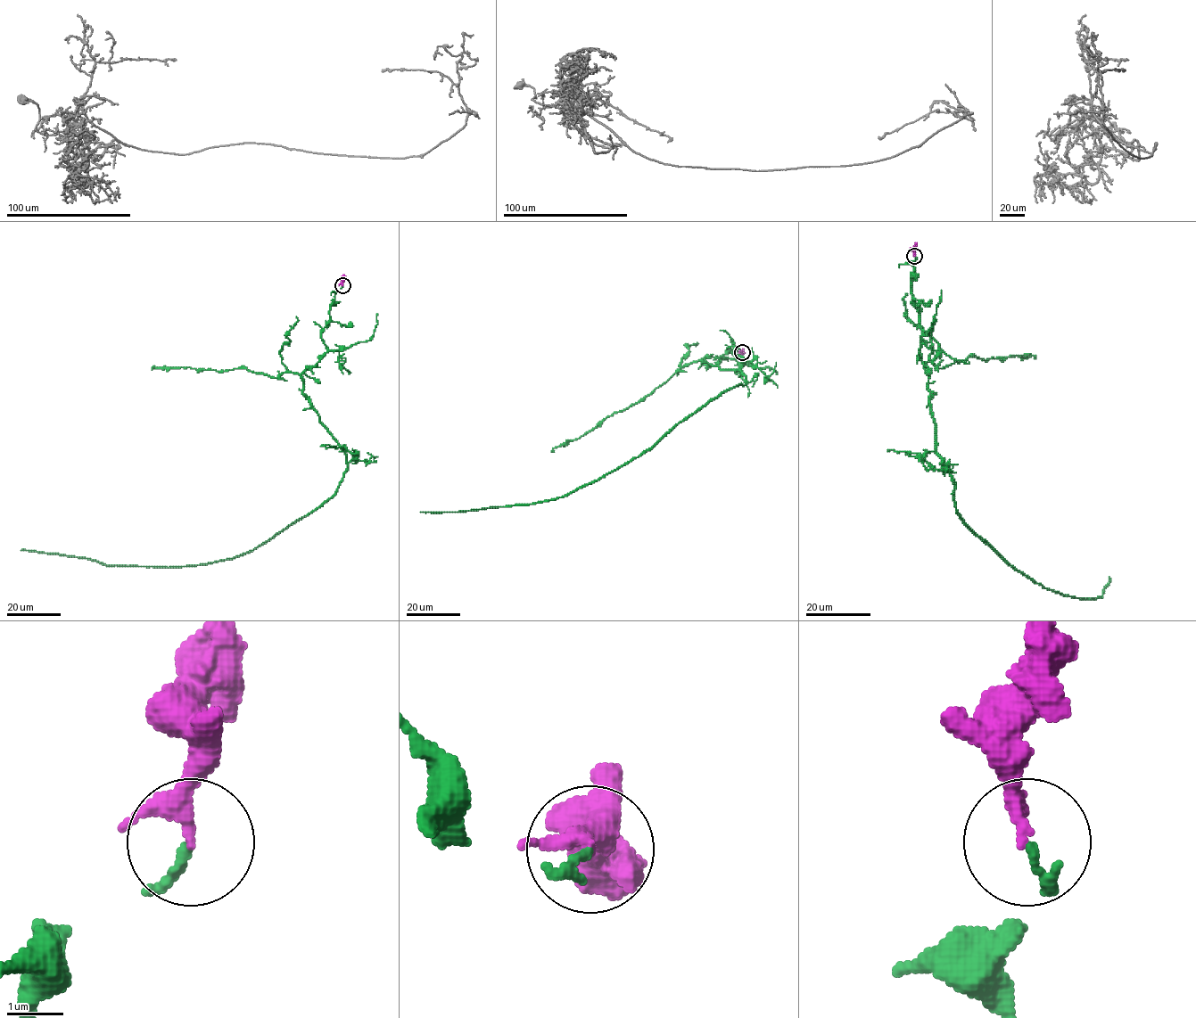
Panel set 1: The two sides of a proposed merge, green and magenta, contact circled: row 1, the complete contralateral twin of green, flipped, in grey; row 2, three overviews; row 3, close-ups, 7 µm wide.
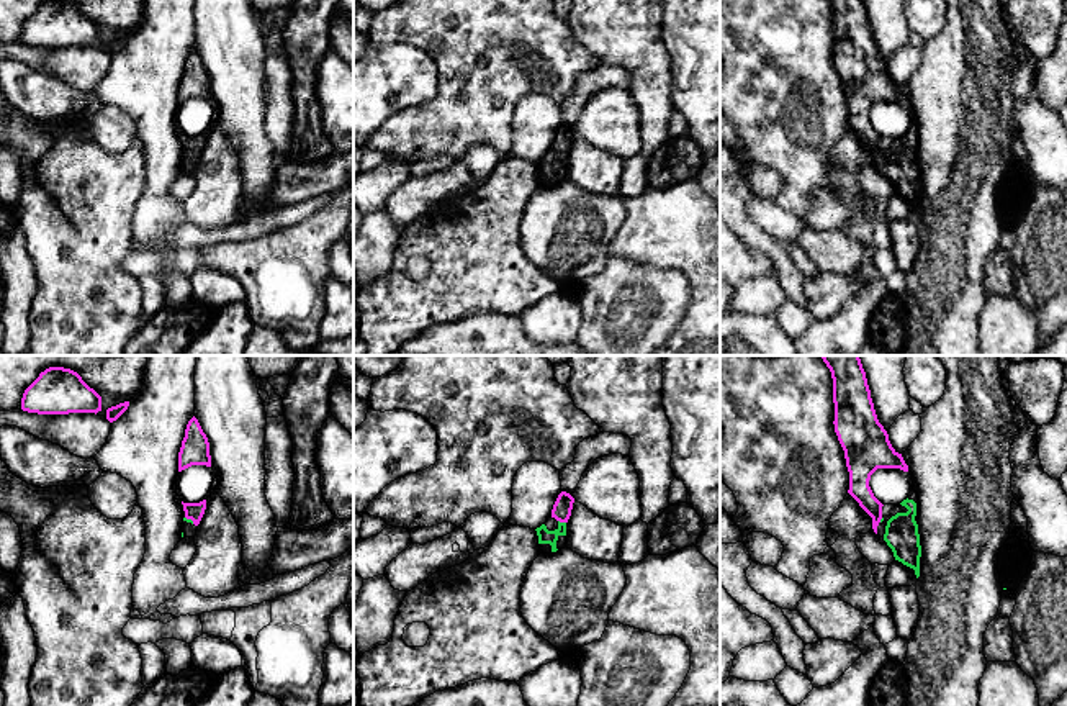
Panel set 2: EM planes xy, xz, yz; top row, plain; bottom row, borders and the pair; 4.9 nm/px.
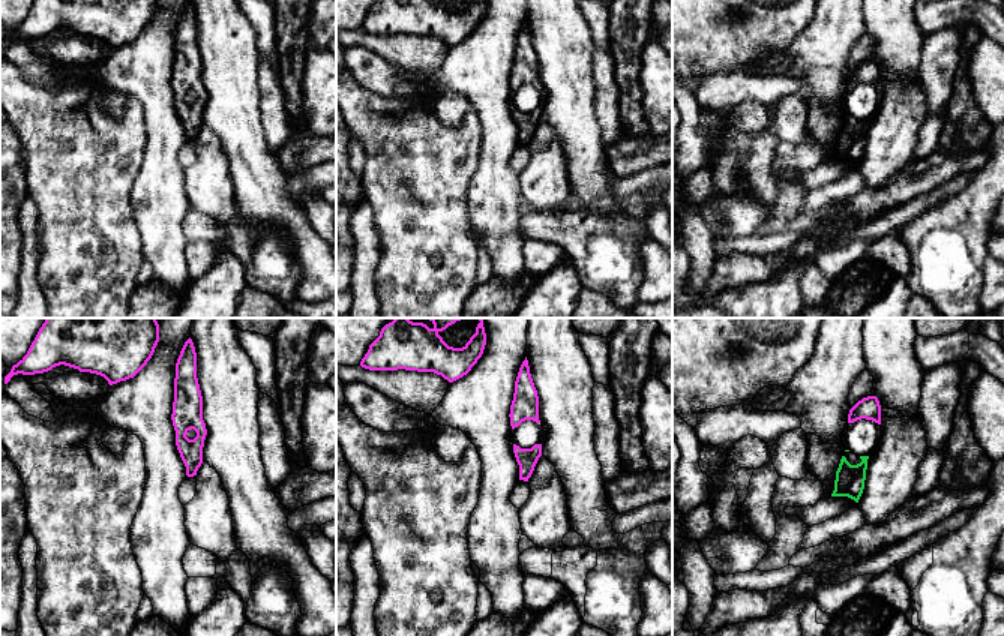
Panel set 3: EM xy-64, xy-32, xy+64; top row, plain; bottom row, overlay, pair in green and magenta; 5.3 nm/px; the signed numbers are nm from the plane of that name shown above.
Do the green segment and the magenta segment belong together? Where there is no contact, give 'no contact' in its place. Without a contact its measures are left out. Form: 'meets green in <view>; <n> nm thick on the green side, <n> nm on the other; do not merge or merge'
meets green in xz; 70 nm thick on the green side, 100 nm on the other; merge

